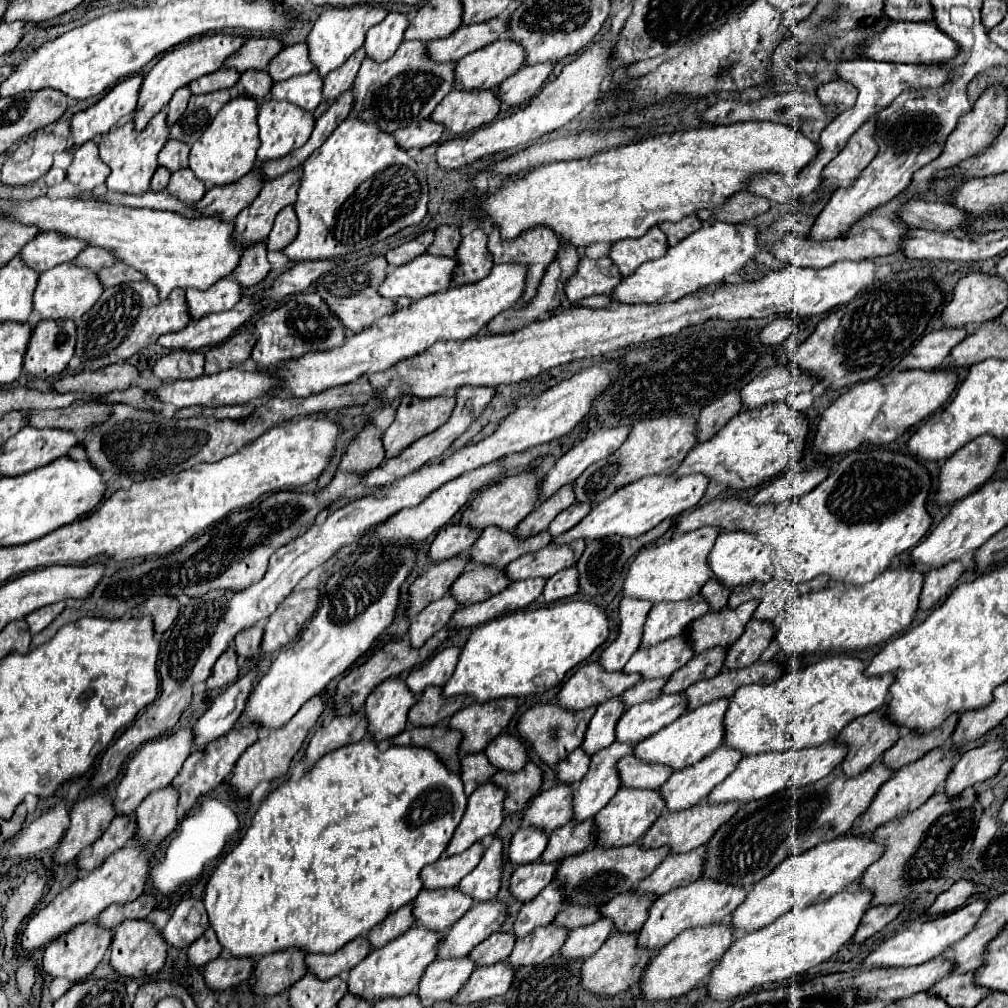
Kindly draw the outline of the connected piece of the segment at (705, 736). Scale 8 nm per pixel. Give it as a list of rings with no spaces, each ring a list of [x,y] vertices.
[[[716,699],[704,707],[692,709],[686,715],[678,717],[674,723],[666,725],[658,733],[646,737],[636,745],[634,755],[648,763],[664,763],[674,769],[684,769],[688,765],[694,765],[702,757],[710,755],[714,749],[718,749],[724,741],[724,713],[728,709],[728,699]]]

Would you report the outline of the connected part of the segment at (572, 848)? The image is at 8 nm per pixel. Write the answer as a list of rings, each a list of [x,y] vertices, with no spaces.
[[[592,819],[580,821],[580,825],[566,823],[550,833],[550,841],[546,851],[542,853],[542,861],[560,861],[568,855],[576,855],[592,847]]]

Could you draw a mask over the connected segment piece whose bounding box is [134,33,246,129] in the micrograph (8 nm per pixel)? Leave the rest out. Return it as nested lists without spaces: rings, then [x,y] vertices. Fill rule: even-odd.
[[[214,33],[214,35],[204,35],[198,39],[190,39],[188,43],[182,43],[170,51],[166,51],[160,61],[146,73],[142,89],[140,89],[140,97],[138,97],[138,107],[134,113],[134,123],[136,129],[144,129],[150,121],[150,117],[154,117],[158,111],[162,111],[162,107],[168,105],[168,101],[172,99],[174,91],[188,85],[192,79],[198,79],[202,75],[214,73],[218,71],[226,57],[230,57],[232,53],[236,53],[242,43],[244,43],[244,35],[228,35],[228,33]]]

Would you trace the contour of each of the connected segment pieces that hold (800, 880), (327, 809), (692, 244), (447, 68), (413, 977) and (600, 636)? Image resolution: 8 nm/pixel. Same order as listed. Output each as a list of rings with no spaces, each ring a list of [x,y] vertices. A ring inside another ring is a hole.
[[[844,835],[832,841],[824,841],[812,847],[808,853],[786,857],[784,863],[780,863],[768,877],[764,877],[760,883],[754,885],[744,905],[736,909],[730,923],[738,931],[756,931],[776,921],[788,909],[804,909],[812,903],[824,901],[826,897],[838,893],[846,885],[858,881],[862,873],[882,857],[882,853],[884,853],[884,845],[874,843],[868,835],[864,837]]]
[[[366,735],[358,743],[326,753],[300,781],[286,781],[266,797],[244,839],[212,873],[204,905],[220,945],[236,957],[286,947],[334,953],[416,899],[422,889],[422,867],[434,863],[448,847],[466,805],[460,773],[448,771],[428,749],[390,745],[382,752],[372,735]]]
[[[720,221],[712,223],[712,225],[704,225],[696,233],[692,233],[684,241],[680,241],[678,245],[670,247],[664,257],[644,261],[632,275],[628,275],[620,281],[620,285],[610,293],[610,297],[616,303],[630,303],[630,305],[632,303],[672,303],[672,301],[678,301],[690,293],[718,285],[726,279],[726,275],[740,271],[748,261],[754,259],[754,255],[760,249],[758,235],[760,233],[756,231],[756,227],[750,227],[750,225],[730,225],[730,223],[720,223]]]
[[[402,41],[396,53],[384,63],[376,63],[366,57],[352,87],[356,95],[352,115],[368,123],[376,123],[388,133],[394,133],[400,127],[408,127],[430,117],[436,105],[454,89],[456,63],[428,61],[424,45],[424,41]]]
[[[412,925],[406,933],[390,941],[388,945],[374,949],[360,965],[356,965],[348,975],[350,993],[362,995],[368,1001],[378,1001],[384,997],[402,997],[416,991],[420,983],[420,973],[436,959],[436,945],[440,945],[442,933],[424,929],[424,925]]]
[[[566,601],[532,611],[514,611],[482,623],[468,637],[454,675],[444,685],[444,695],[470,695],[476,703],[502,697],[541,694],[557,686],[580,661],[588,659],[610,633],[608,615],[588,601]]]

